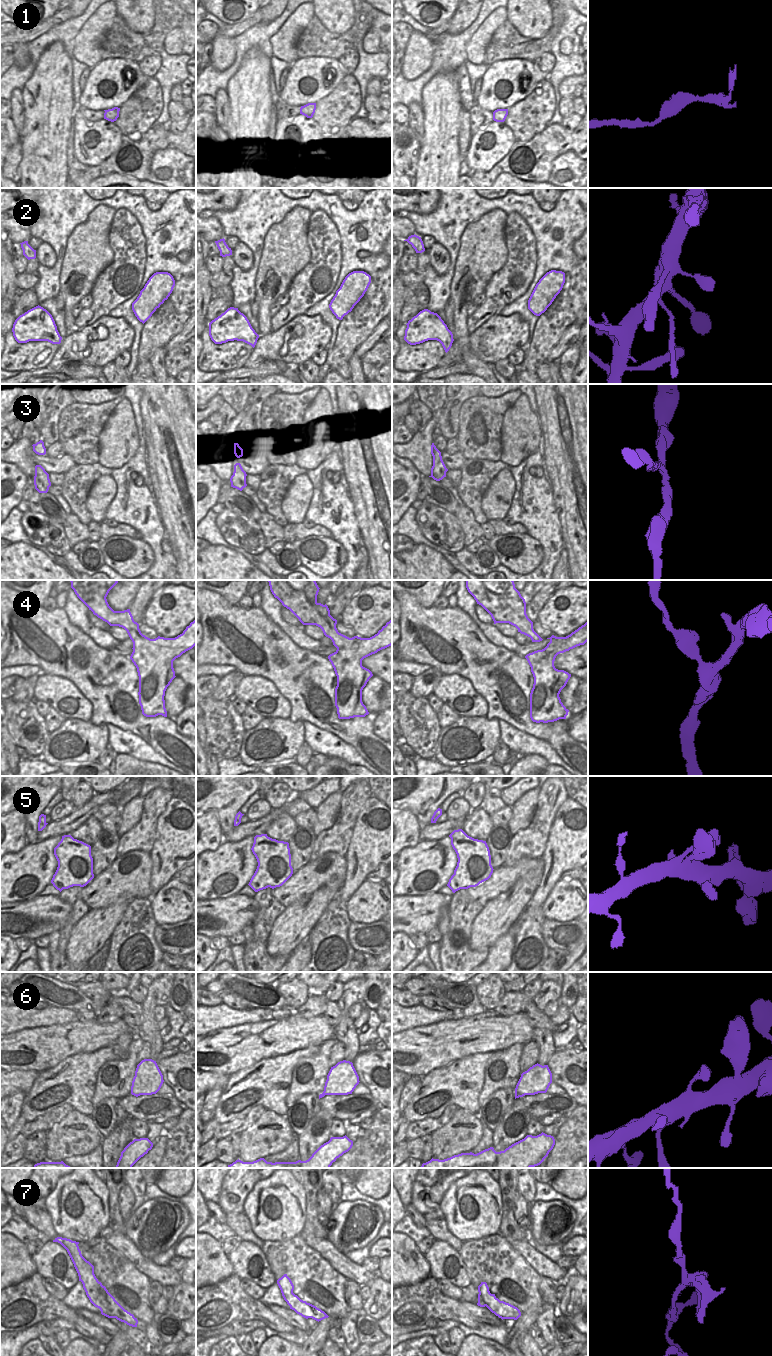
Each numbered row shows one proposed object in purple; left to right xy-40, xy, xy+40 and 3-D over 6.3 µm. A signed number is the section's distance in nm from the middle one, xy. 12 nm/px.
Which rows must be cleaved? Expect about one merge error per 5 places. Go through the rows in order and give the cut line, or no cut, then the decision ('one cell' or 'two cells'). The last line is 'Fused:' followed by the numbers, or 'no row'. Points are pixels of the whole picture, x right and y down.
1: no cut | one cell
2: no cut | one cell
3: xy (242, 454), (236, 456) | two cells
4: no cut | one cell
5: no cut | one cell
6: no cut | one cell
7: xy-40 (98, 1307), (107, 1306), (120, 1316) | two cells
Fused: 3, 7

